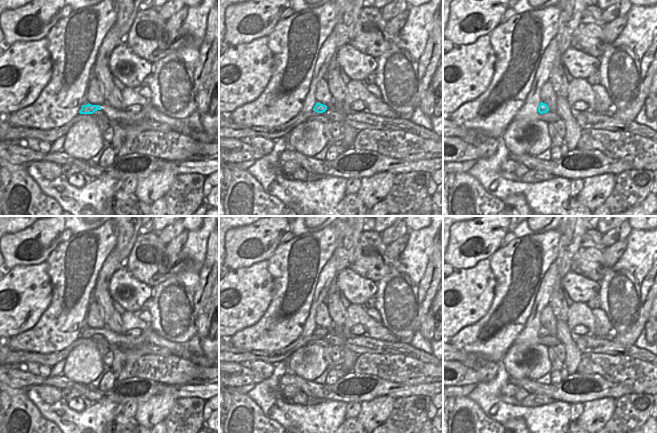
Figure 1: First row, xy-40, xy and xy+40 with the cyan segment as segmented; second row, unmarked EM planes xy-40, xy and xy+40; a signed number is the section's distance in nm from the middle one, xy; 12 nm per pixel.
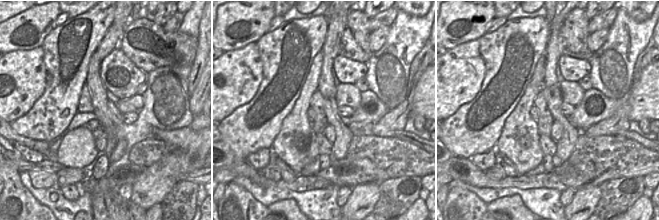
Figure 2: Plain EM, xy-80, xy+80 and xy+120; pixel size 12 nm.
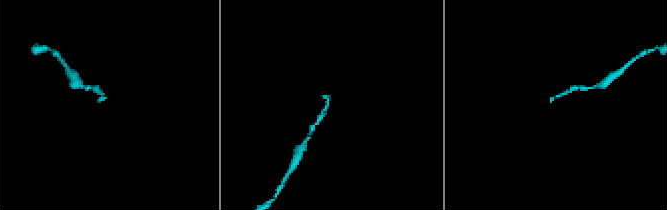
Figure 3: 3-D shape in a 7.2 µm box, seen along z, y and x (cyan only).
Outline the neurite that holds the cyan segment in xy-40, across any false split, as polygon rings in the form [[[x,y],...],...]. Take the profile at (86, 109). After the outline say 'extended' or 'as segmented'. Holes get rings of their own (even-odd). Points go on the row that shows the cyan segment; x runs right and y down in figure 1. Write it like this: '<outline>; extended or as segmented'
[[[89,103],[87,105],[83,105],[79,113],[85,115],[92,114],[96,118],[96,120],[98,117],[103,115],[100,105],[91,105]]]; extended

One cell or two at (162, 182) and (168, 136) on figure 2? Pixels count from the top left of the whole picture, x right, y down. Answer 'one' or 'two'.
one

